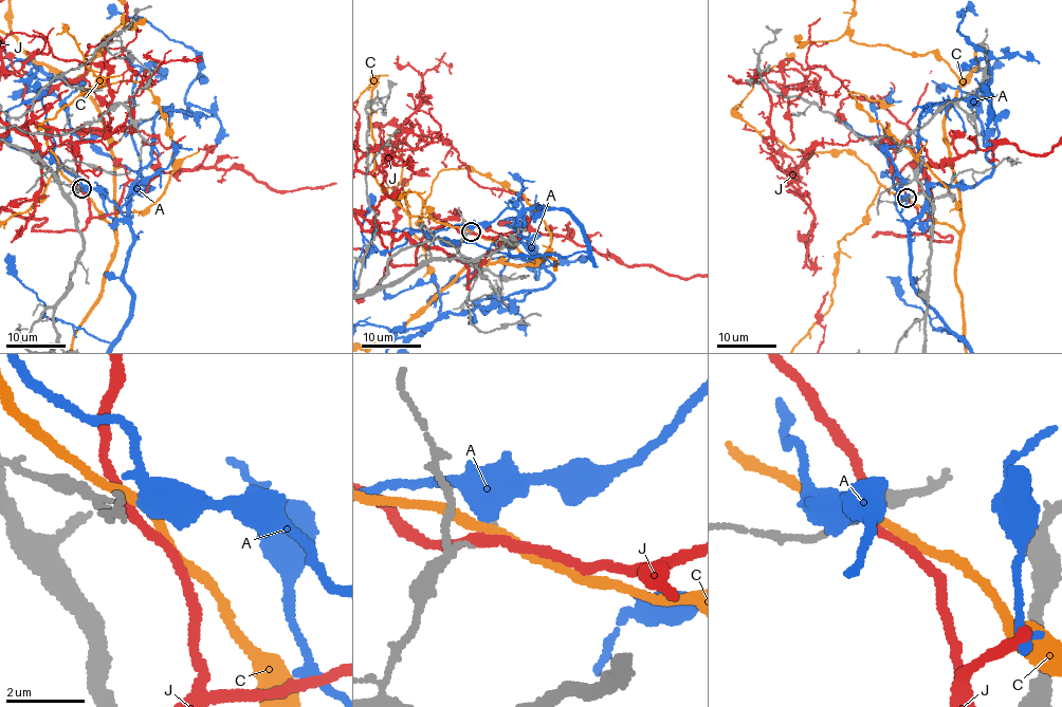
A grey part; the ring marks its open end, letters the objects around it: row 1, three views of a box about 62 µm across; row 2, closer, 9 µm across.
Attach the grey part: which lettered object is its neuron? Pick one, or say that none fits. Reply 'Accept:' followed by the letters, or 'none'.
Accept: C

